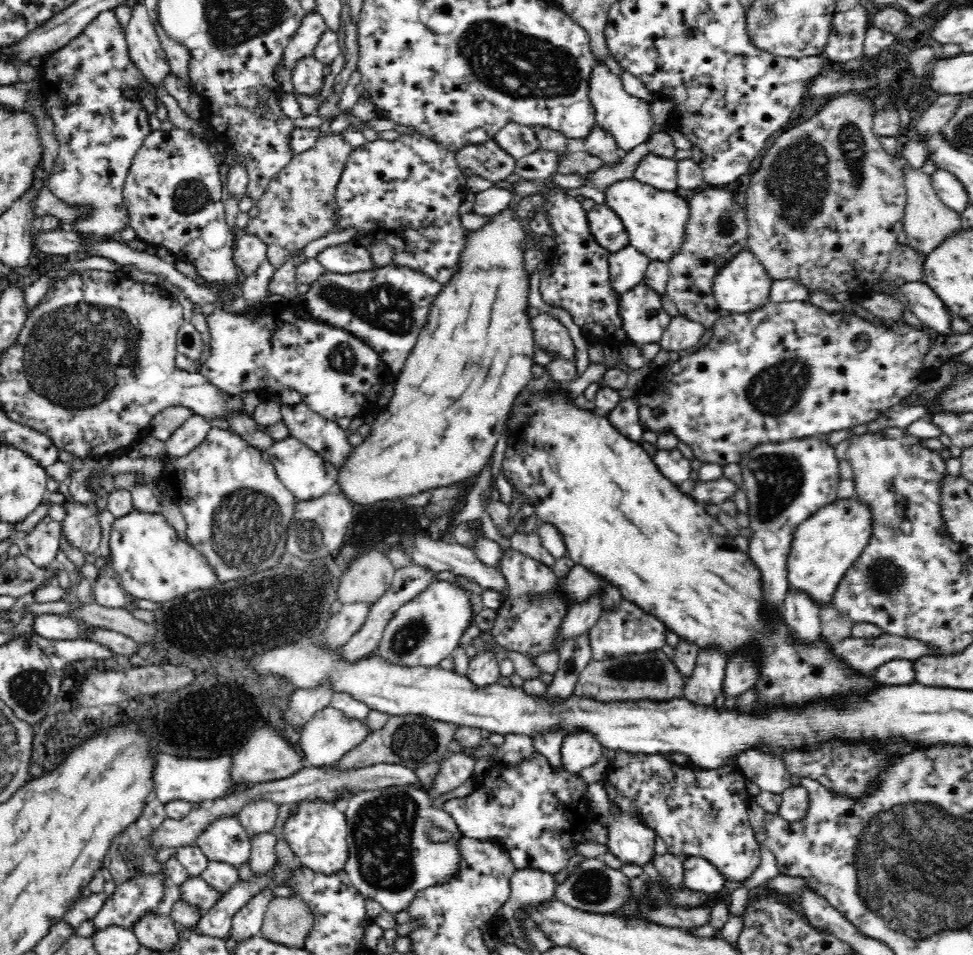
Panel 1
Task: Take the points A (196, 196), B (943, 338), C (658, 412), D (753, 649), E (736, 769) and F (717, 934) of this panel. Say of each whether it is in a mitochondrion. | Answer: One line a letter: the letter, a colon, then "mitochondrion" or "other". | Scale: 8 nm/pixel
A: mitochondrion
B: other
C: other
D: other
E: other
F: other

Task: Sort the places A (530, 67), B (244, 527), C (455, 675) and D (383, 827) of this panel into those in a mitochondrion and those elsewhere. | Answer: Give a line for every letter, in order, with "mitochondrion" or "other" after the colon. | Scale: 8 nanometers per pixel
A: mitochondrion
B: mitochondrion
C: other
D: mitochondrion

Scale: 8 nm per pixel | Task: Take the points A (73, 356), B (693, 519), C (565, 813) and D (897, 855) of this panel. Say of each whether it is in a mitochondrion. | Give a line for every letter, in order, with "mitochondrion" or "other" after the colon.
A: mitochondrion
B: other
C: other
D: mitochondrion

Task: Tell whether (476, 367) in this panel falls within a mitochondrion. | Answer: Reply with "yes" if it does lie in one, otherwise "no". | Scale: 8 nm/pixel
yes

